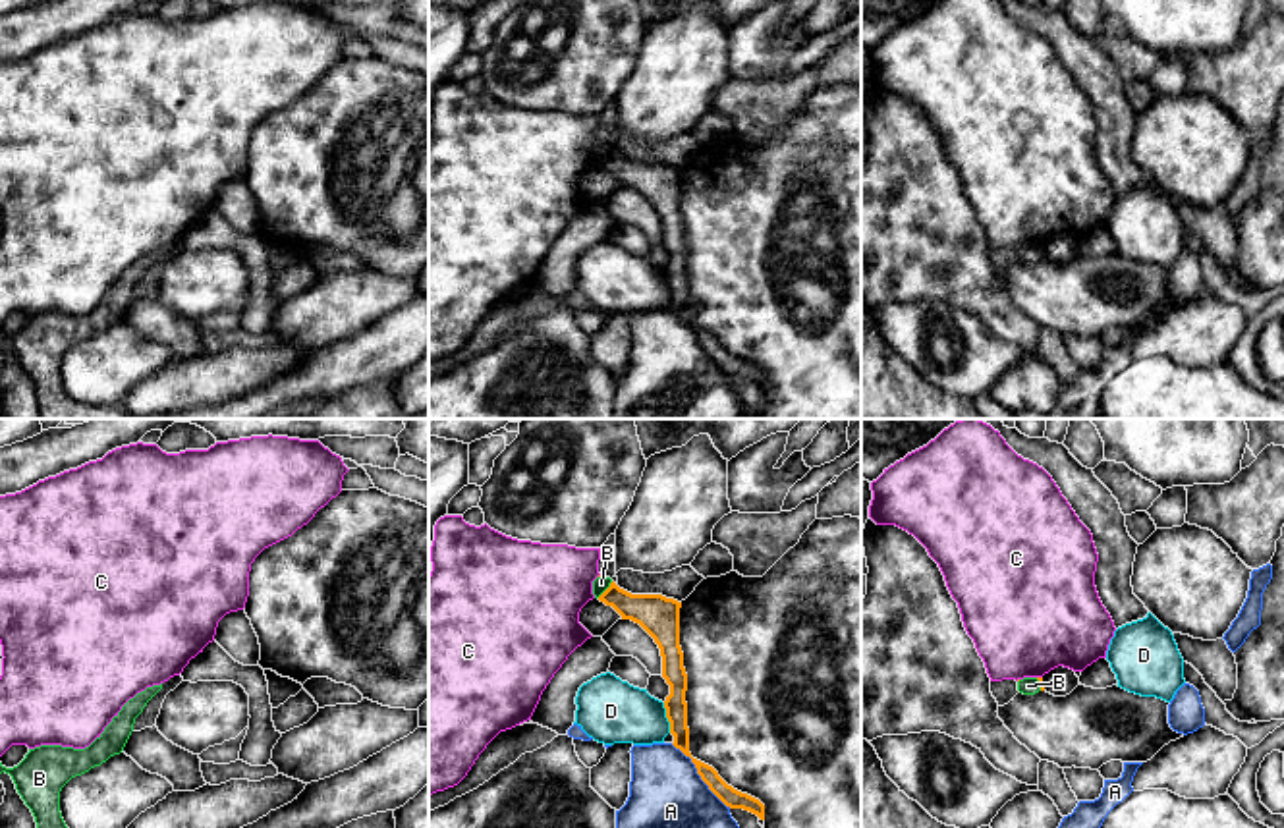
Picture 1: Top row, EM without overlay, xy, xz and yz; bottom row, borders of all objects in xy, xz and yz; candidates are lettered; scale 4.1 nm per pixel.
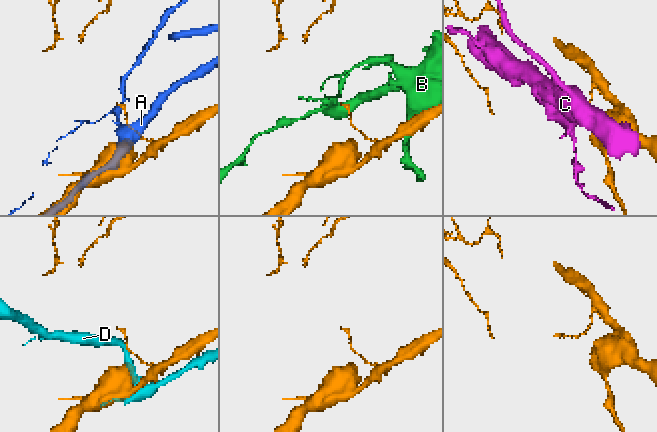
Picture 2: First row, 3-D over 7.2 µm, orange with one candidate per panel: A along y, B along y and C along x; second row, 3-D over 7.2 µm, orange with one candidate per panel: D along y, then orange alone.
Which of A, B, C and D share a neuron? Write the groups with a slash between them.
A / B / C / D

